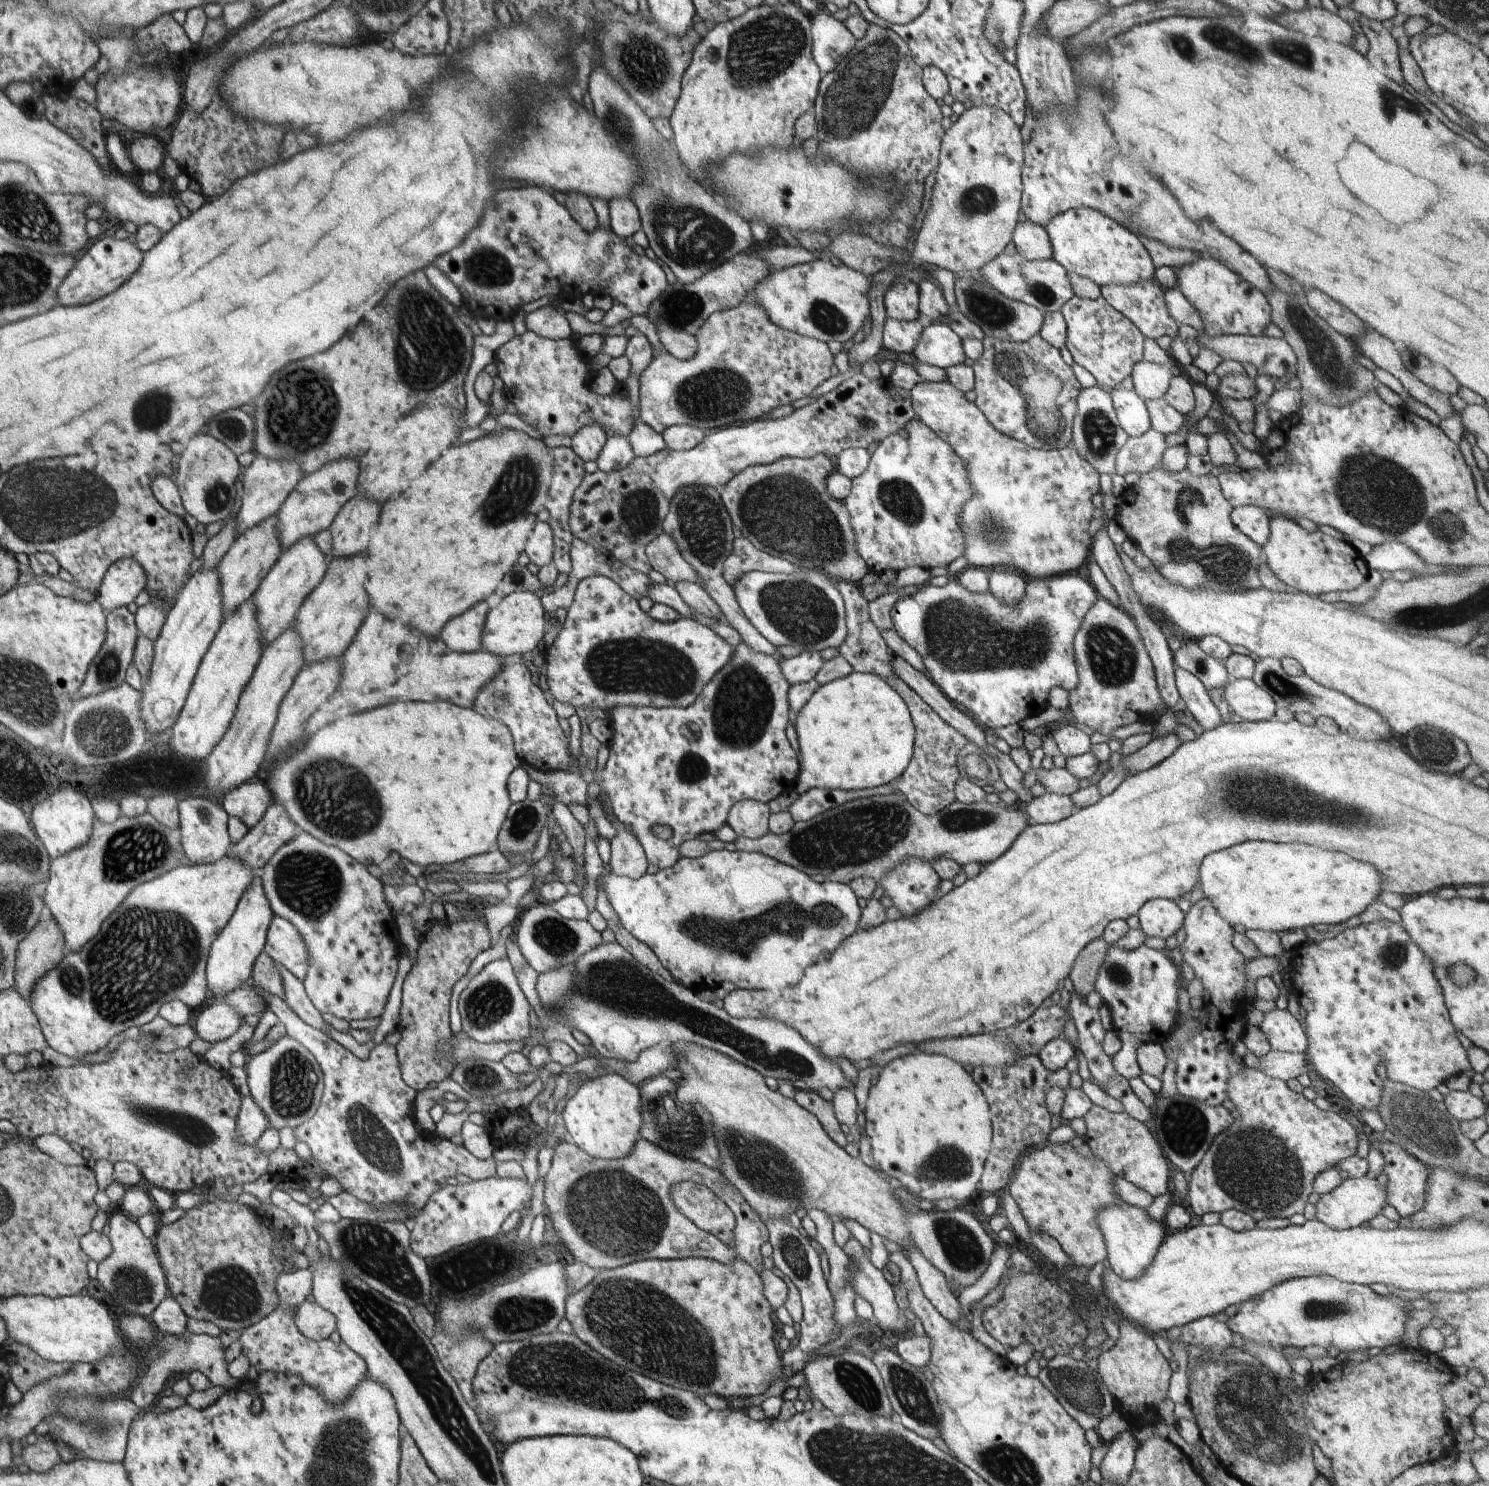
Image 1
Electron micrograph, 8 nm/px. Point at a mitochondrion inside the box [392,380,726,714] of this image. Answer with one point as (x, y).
(639, 665)

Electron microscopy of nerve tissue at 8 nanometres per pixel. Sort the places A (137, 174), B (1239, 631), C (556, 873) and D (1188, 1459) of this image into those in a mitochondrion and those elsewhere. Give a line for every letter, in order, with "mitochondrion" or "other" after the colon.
A: other
B: other
C: other
D: other

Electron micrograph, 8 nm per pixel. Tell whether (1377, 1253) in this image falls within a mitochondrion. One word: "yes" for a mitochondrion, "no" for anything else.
no

